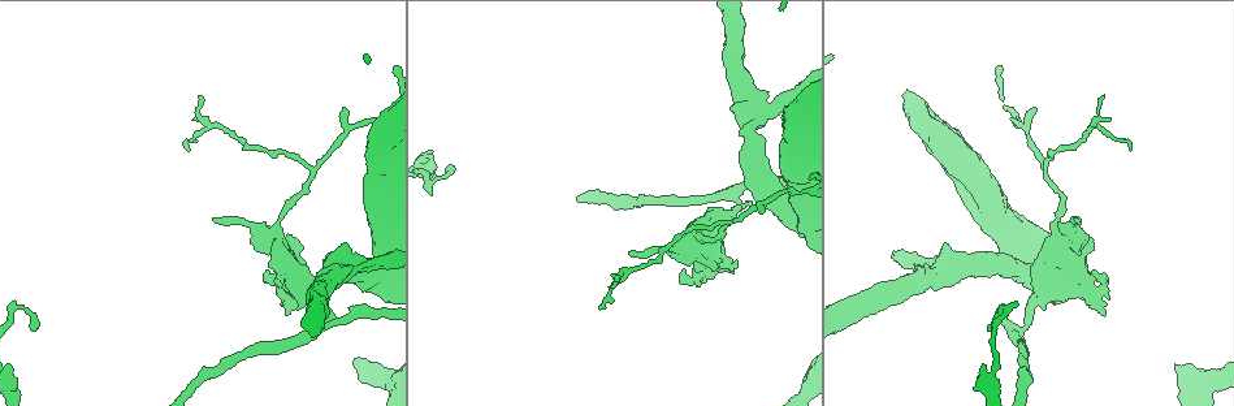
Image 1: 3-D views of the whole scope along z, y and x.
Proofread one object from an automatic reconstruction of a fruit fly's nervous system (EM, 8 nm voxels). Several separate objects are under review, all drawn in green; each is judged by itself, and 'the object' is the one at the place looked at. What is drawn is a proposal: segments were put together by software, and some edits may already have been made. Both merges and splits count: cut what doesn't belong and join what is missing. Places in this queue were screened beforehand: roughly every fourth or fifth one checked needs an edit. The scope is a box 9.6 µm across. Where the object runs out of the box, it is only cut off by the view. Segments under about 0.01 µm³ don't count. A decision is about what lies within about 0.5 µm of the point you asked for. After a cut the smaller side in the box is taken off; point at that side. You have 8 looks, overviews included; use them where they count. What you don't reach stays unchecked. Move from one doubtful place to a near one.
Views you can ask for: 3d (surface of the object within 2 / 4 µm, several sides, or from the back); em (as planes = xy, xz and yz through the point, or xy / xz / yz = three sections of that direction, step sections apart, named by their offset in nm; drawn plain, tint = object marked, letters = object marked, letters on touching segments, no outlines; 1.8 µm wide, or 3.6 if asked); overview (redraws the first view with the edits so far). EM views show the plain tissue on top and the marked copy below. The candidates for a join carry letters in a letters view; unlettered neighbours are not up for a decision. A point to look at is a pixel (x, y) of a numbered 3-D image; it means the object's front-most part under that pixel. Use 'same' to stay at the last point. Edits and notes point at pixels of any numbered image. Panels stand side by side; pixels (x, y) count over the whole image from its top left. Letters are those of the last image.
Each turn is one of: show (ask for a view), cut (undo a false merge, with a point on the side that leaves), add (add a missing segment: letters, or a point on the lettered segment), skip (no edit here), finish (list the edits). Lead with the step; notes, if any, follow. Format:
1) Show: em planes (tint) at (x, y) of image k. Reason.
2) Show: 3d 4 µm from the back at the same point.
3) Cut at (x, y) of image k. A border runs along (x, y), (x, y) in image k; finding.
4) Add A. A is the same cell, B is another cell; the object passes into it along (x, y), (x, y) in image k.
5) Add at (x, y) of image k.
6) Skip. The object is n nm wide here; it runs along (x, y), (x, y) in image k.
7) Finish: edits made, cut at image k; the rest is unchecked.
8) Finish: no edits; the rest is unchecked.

Show: em 3.6 µm planes (letters) at (386, 275) of image 1. Calibre changes.

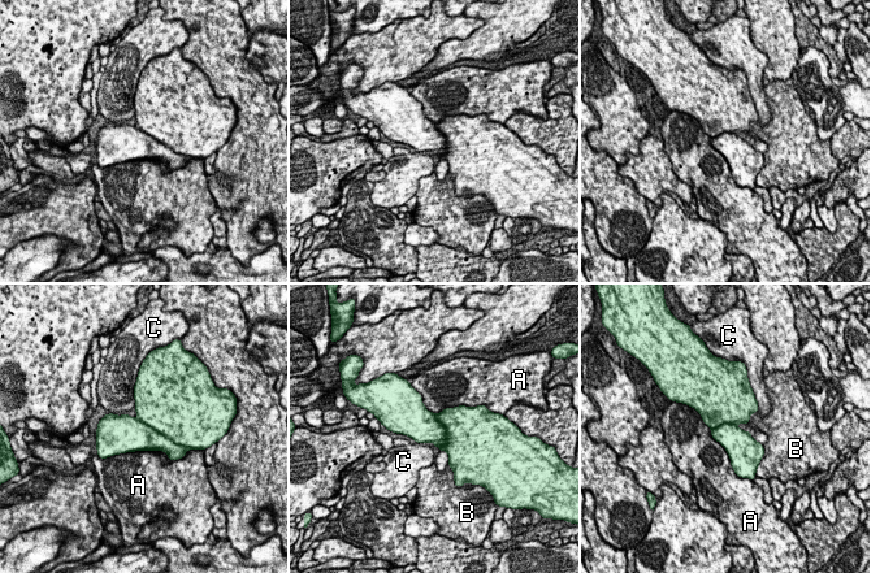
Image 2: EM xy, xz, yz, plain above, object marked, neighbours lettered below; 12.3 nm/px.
Skip. The object is 480 nm wide here; the longest contact is with A, 1050 nm; A, B and C are other cells; one cell here.

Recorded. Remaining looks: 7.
Show: em 3.6 µm yz step 8 (tint) at (738, 196) of image 1. Two arms in line, one across.

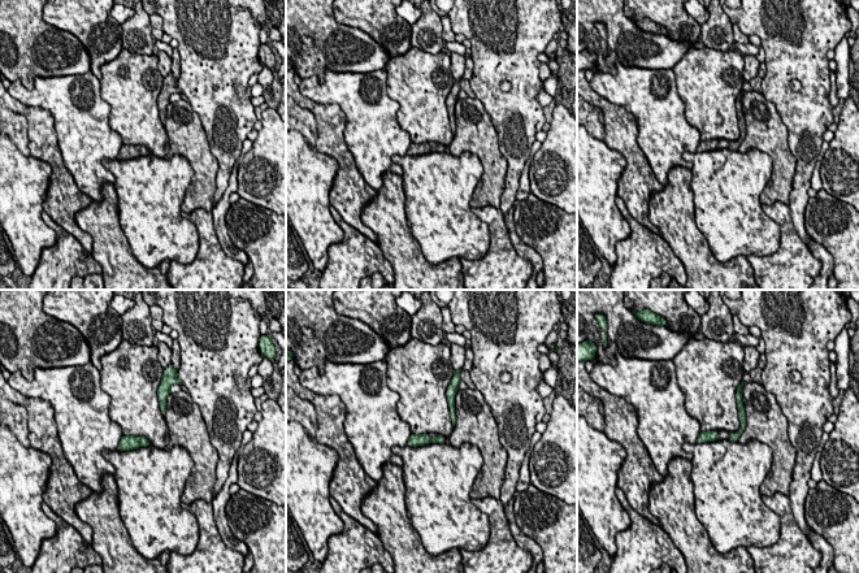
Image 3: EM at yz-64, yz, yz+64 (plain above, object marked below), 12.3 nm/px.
Show: em 3.6 µm yz step 8 (letters) at the same point. See the neighbours.

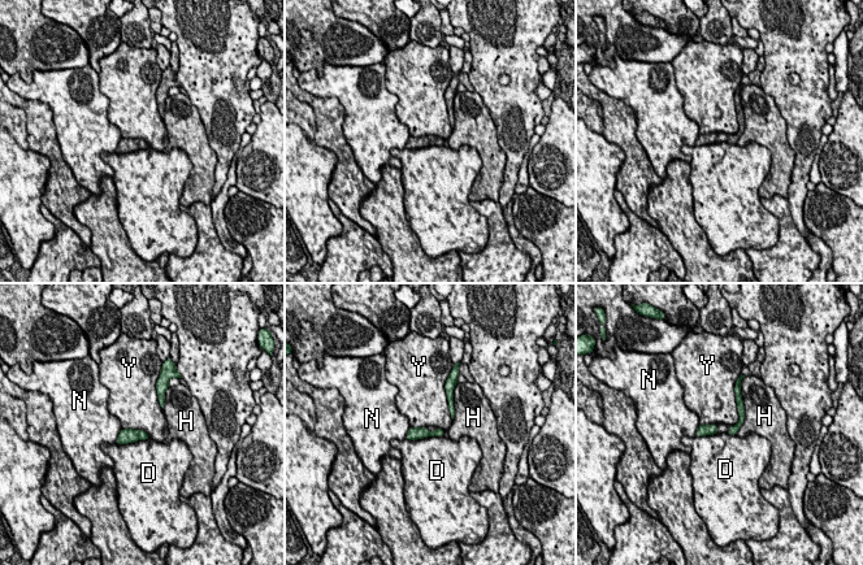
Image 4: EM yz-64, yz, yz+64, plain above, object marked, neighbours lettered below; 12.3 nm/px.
Skip. D, H, N and Y are other cells; a border runs along (734, 386), (738, 420), (731, 426) in image 4; continuous, no second cell.

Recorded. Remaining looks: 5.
Show: 3d 4 µm at (1092, 250) of image 1. Thick end.

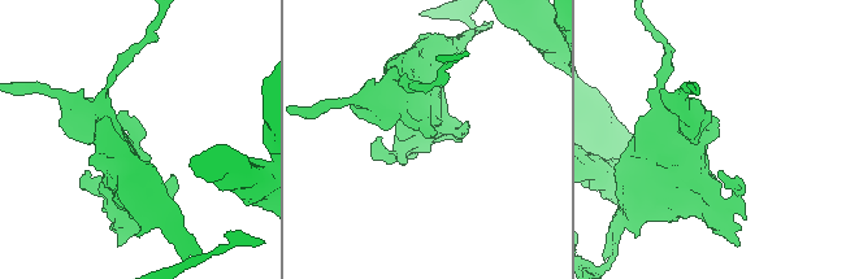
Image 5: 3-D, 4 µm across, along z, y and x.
Show: em yz step 8 (tint) at (714, 135) of image 5. Need the tissue.

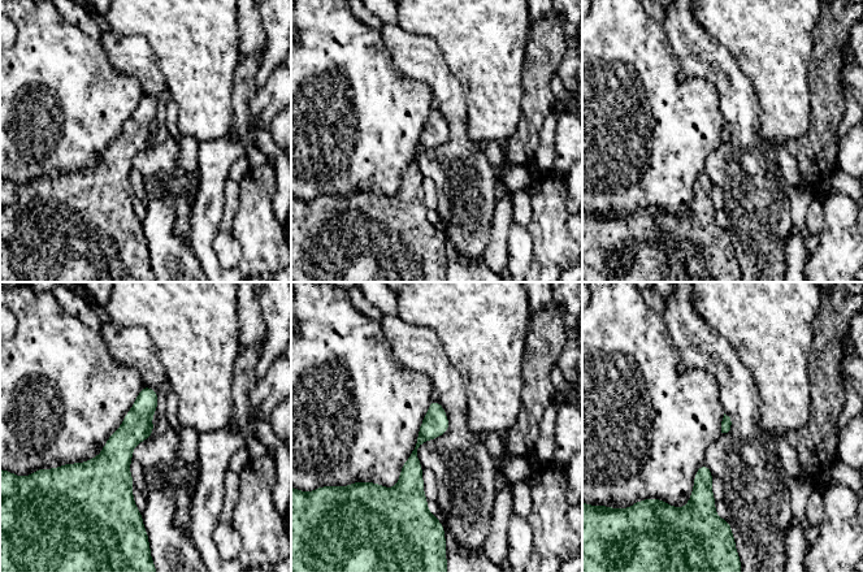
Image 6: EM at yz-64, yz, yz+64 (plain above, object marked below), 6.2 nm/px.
Show: em yz step 8 (letters) at the same point.

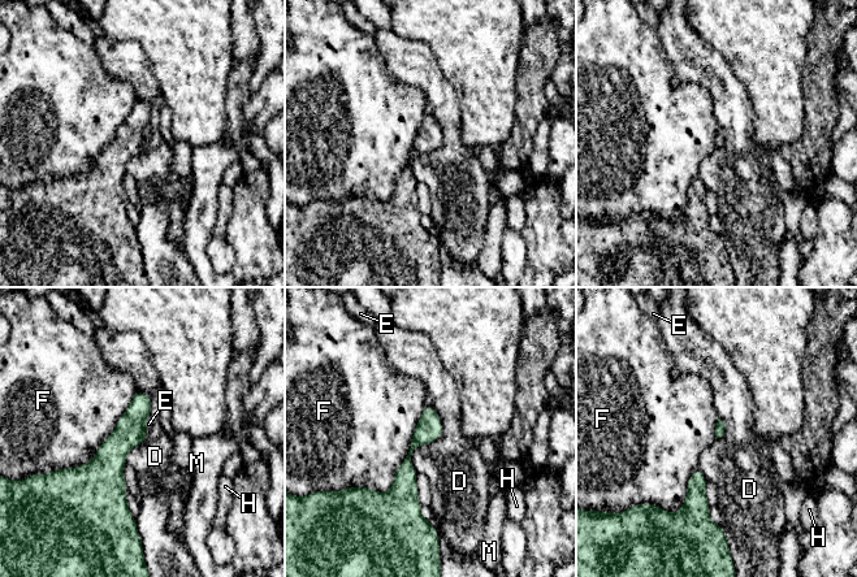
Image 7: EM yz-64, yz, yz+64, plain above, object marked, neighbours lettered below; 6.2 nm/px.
Skip. The longest contact is with F, 650 nm; D, E, F, H and M are other cells; it runs along (142, 395), (113, 450), (117, 507) in image 7; none of them fits.

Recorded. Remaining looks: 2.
Finish: no edits; the rest is unchecked.

